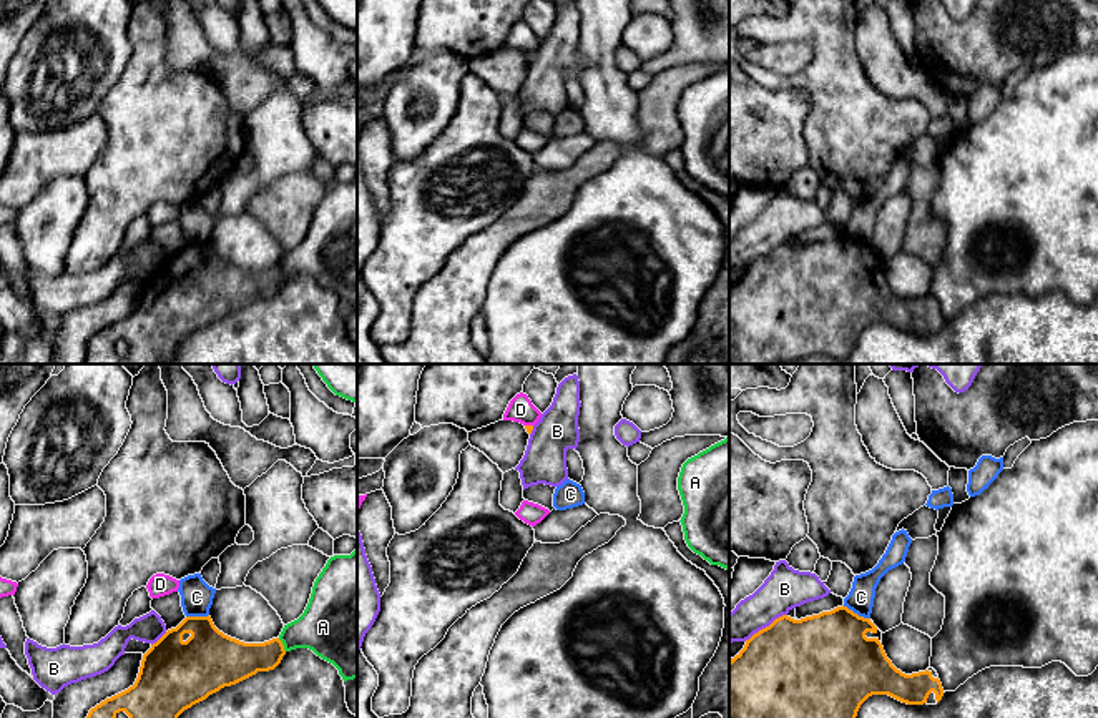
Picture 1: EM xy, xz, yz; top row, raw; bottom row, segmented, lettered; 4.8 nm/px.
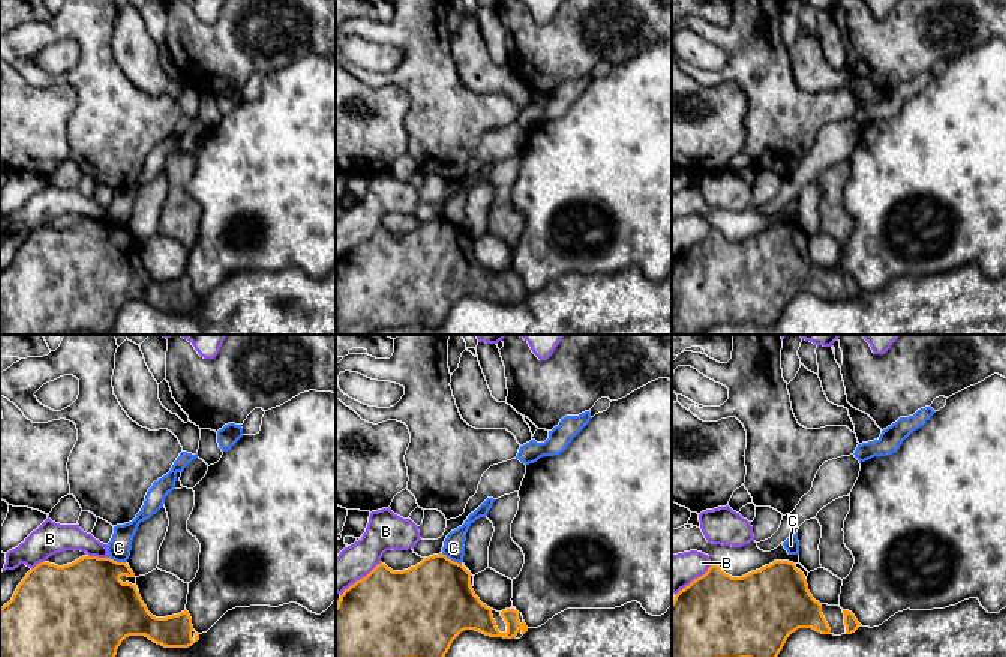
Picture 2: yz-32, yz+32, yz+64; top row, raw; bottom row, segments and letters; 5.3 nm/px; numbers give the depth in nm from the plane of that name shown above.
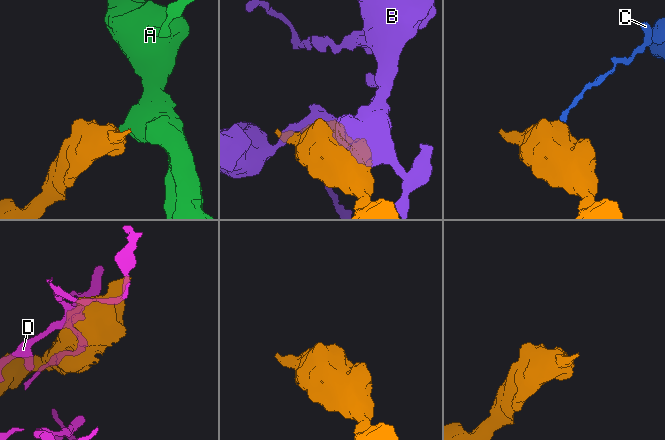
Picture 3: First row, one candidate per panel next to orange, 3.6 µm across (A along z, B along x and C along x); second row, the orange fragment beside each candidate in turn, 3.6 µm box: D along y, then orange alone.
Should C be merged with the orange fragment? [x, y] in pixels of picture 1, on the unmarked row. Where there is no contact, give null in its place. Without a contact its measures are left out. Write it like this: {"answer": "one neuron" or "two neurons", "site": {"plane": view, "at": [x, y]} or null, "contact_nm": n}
{"answer": "two neurons", "site": {"plane": "yz", "at": [856, 241]}, "contact_nm": 150}

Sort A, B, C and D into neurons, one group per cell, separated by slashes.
A / B / C / D

